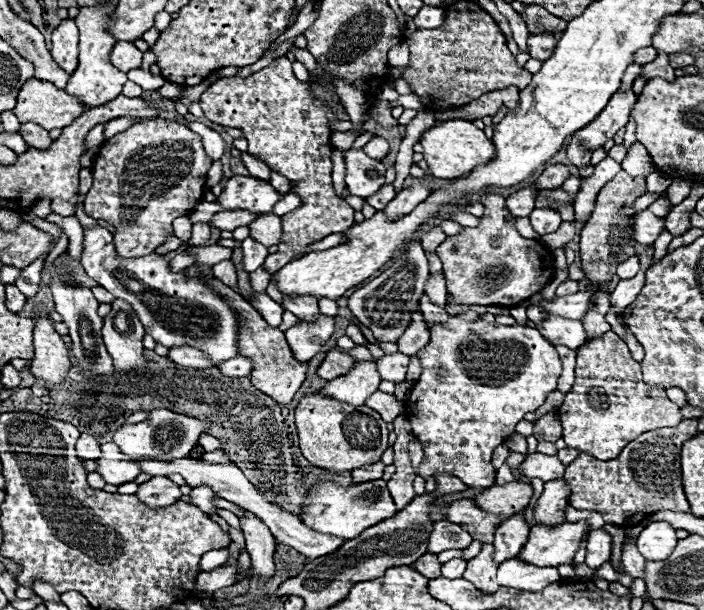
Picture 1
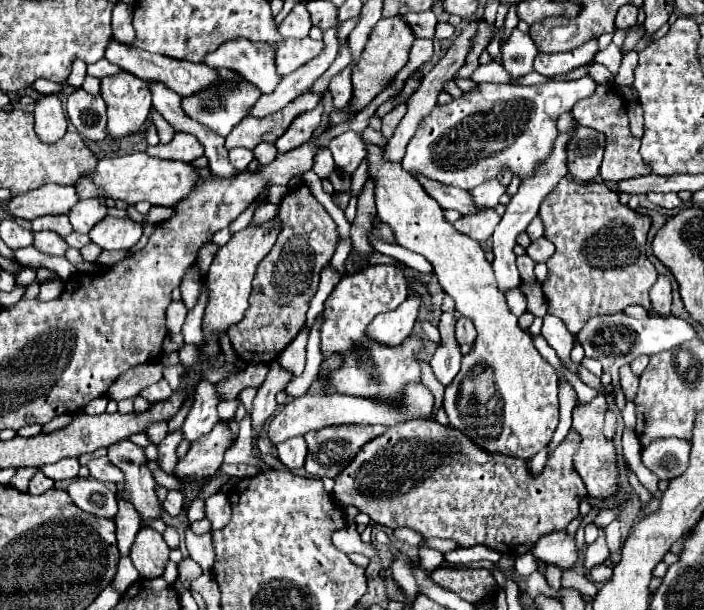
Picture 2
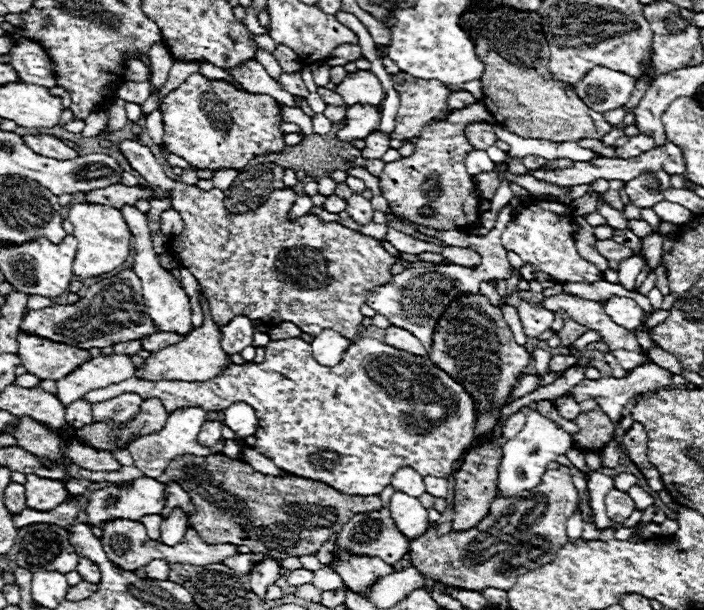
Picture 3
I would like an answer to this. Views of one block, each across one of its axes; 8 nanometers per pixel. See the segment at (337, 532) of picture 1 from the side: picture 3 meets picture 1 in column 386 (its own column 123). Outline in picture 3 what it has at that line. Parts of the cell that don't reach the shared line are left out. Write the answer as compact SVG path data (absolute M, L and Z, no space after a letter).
M138 478L132 482L130 488L118 488L114 484L110 484L104 490L96 490L94 494L90 494L88 498L88 520L92 526L102 526L108 520L114 518L128 518L128 520L140 520L146 514L160 514L162 508L166 506L166 484L158 482L154 478Z

